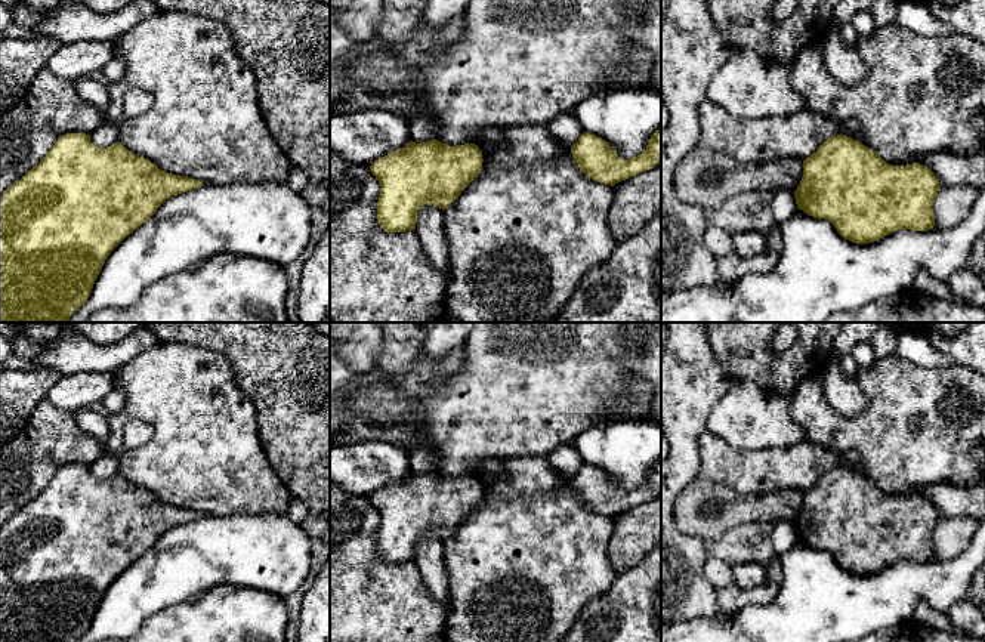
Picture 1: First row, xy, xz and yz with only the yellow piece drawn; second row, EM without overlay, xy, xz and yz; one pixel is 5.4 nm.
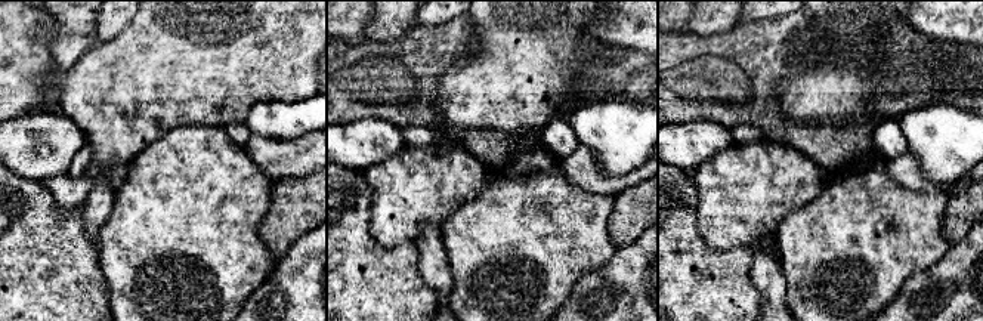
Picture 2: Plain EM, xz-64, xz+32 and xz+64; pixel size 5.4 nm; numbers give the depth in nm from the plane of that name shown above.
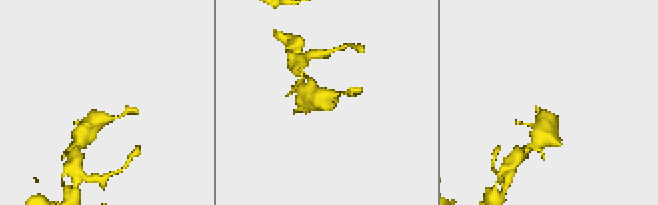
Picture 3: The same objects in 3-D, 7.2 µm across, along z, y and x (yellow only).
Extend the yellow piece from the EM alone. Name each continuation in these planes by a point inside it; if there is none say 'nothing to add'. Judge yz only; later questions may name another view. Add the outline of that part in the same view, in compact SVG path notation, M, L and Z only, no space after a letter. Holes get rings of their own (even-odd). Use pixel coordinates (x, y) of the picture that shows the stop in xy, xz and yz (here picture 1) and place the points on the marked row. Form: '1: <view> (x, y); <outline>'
nothing to add

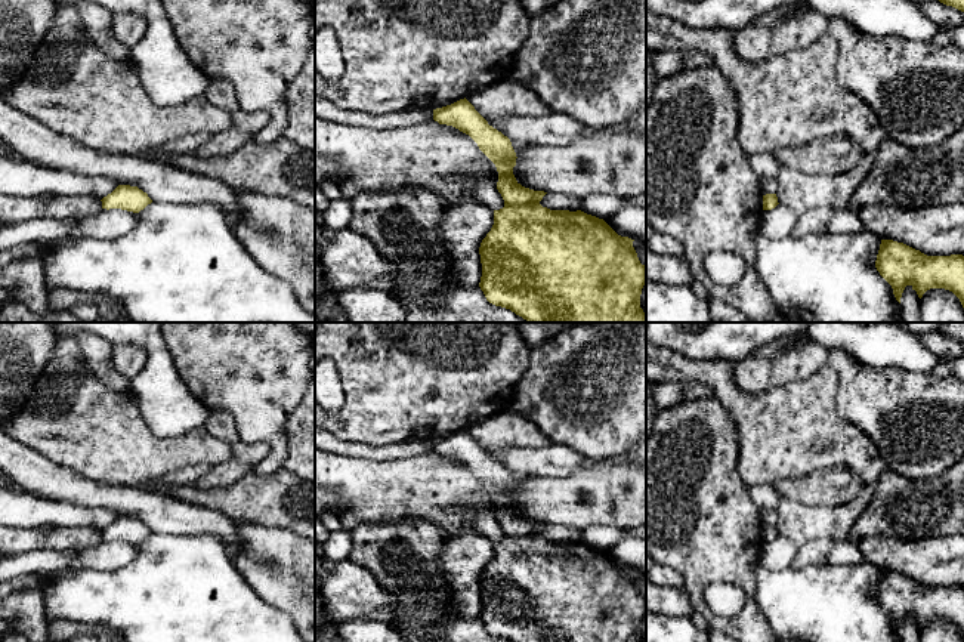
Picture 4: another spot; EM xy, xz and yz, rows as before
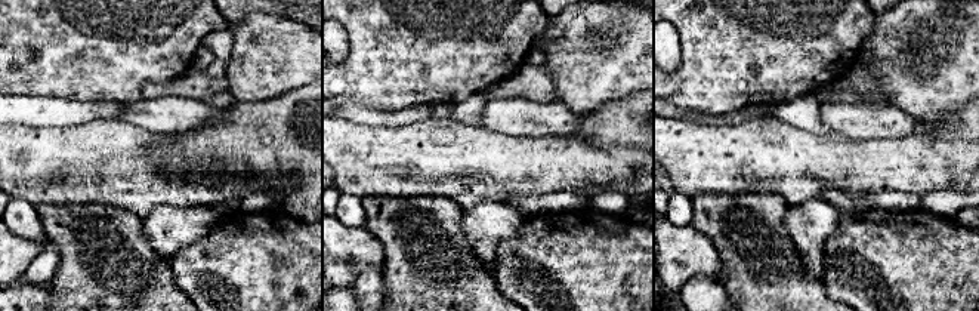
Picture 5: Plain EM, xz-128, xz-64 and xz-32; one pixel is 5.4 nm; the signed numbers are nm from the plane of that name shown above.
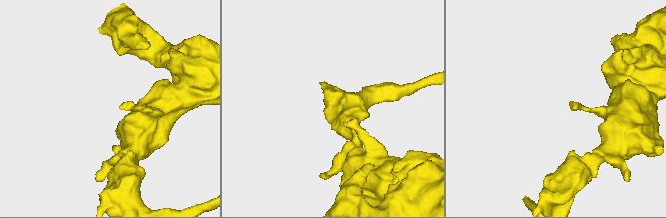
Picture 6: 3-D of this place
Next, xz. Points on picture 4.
nothing to add

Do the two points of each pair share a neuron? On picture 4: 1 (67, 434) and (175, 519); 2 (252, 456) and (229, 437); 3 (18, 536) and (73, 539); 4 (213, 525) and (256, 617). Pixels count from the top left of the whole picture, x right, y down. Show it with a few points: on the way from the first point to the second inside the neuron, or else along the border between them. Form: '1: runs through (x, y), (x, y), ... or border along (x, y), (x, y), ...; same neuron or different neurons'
1: border along (98, 481), (141, 487); different neurons
2: runs through (246, 453), (235, 443); same neuron
3: runs through (31, 539), (59, 539); same neuron
4: border along (187, 534), (210, 534), (218, 537), (231, 551); different neurons

